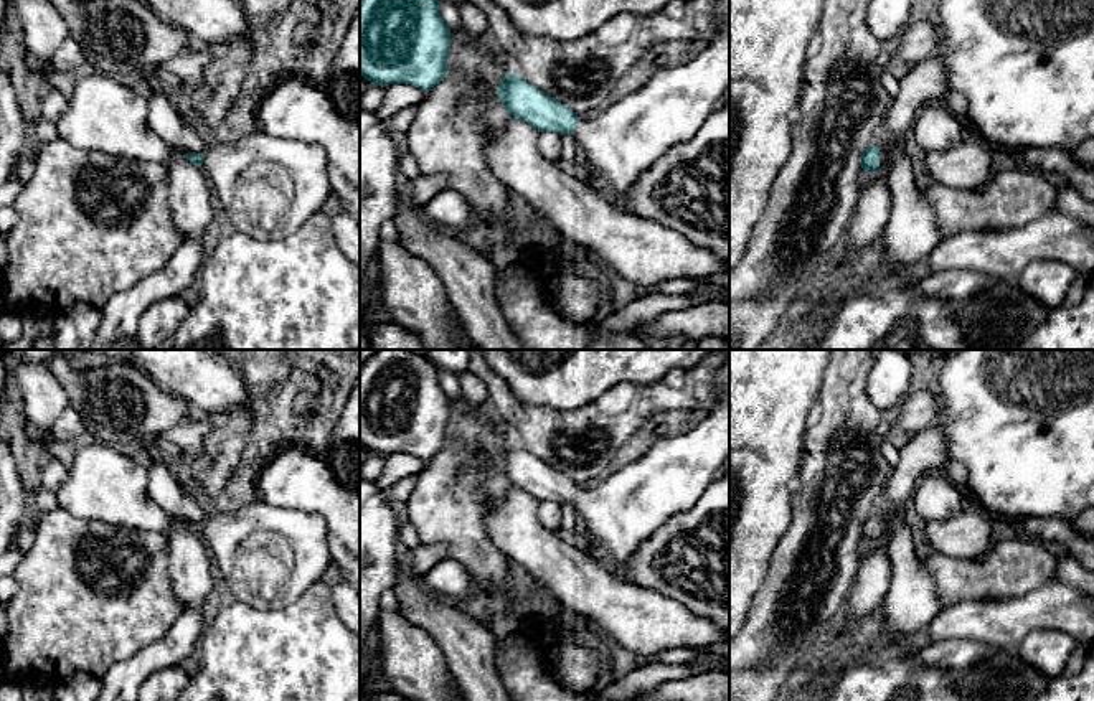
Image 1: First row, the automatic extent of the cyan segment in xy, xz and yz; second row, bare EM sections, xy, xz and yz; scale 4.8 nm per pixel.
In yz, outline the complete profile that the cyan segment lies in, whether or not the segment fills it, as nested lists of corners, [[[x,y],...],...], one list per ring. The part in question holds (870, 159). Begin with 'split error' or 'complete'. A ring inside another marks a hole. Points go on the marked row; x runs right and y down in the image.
split error | [[[871,143],[863,153],[860,165],[865,172],[888,172],[889,162],[884,157],[883,150],[879,150],[875,143]]]

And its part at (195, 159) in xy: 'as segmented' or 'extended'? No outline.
extended

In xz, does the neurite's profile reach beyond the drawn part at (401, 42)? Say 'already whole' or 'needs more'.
already whole

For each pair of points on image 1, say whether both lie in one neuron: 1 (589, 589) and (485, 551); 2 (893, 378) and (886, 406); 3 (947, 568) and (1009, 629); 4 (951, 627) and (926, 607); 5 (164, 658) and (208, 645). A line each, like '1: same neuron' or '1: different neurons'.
1: different neurons
2: same neuron
3: different neurons
4: different neurons
5: different neurons

